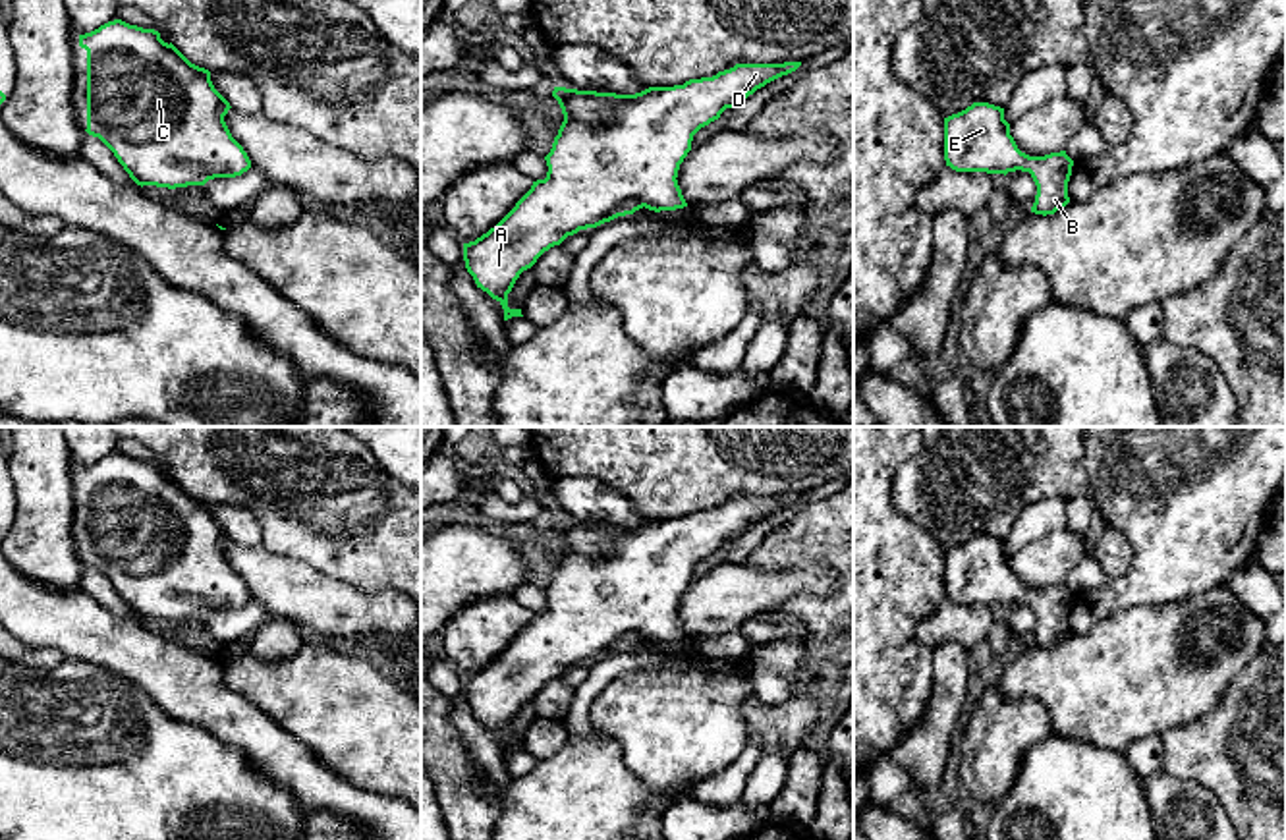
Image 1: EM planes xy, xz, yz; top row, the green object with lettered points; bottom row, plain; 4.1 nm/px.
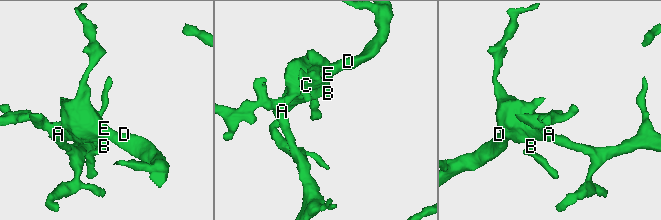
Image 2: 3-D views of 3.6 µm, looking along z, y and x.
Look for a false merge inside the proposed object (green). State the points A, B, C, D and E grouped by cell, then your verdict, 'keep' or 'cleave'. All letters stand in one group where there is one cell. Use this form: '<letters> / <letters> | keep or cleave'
A B C D E | keep

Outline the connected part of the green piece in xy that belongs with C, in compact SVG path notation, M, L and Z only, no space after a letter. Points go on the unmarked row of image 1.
M122 452L79 467L87 483L87 566L98 570L137 618L187 620L236 610L251 601L224 548L230 535L214 521L210 504L191 496L154 462Z

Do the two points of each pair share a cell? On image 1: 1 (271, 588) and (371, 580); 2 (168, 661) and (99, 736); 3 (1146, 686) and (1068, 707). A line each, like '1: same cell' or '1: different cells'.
1: different cells
2: different cells
3: same cell

